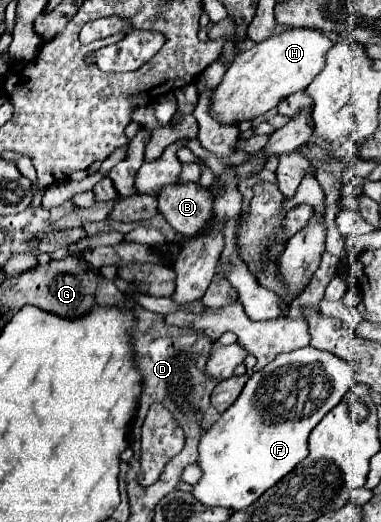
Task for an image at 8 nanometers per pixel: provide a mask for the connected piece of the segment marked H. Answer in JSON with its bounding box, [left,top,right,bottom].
[211,28,333,124]

